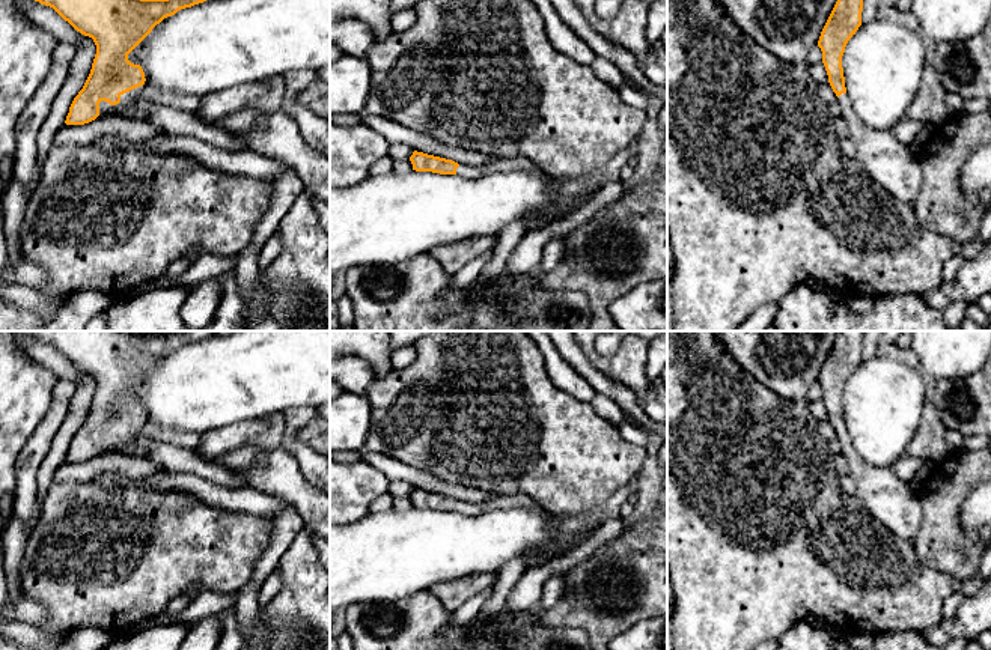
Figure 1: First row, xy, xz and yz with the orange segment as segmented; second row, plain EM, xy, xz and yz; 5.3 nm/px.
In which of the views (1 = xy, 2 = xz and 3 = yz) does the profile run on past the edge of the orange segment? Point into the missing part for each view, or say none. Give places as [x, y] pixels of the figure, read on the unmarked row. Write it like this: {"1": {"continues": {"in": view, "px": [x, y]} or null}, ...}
{"1": {"continues": {"in": "xy", "px": [128, 437]}}, "2": {"continues": {"in": "xz", "px": [470, 509]}}, "3": {"continues": {"in": "yz", "px": [887, 498]}}}

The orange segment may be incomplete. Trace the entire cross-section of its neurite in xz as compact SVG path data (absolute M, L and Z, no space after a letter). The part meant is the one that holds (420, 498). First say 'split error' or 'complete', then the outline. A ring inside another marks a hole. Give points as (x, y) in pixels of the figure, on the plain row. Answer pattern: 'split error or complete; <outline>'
split error; M417 488L413 489L413 492L410 494L410 498L413 501L413 507L416 507L416 509L458 512L458 513L467 515L467 516L477 516L482 513L482 509L479 504L458 501L452 497L428 492L428 491L417 489Z

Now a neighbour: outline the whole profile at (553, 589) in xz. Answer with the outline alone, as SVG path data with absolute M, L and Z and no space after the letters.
M554 575L547 579L542 588L542 596L538 603L539 609L551 609L560 600L565 591L565 579L560 575Z

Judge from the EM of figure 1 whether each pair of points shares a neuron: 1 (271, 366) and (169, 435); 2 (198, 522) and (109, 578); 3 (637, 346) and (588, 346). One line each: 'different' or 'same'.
1: different
2: same
3: same

